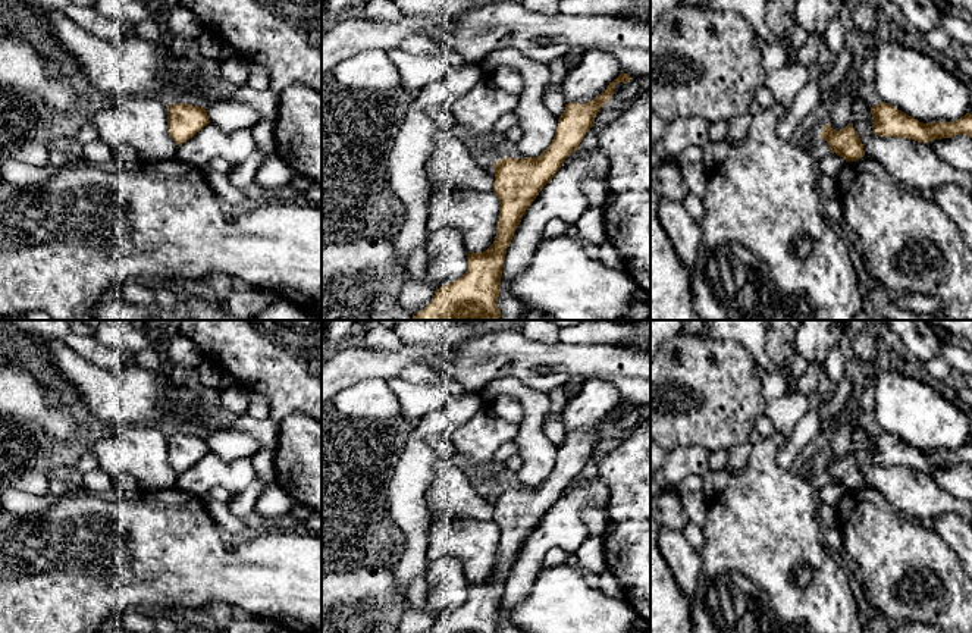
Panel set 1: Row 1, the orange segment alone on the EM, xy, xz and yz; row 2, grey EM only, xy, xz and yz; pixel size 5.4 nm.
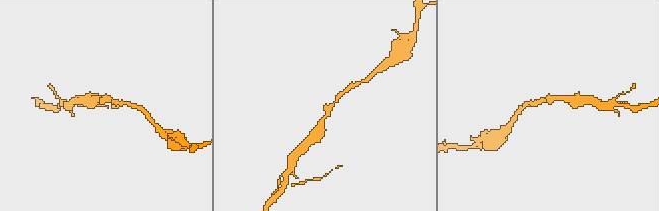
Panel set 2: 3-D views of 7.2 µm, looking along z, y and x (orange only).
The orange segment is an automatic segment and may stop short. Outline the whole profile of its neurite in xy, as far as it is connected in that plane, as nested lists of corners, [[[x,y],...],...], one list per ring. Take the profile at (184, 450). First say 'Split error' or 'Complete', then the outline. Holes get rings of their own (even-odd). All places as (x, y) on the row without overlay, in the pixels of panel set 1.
Complete. [[[184,432],[167,435],[169,464],[176,474],[186,471],[208,452],[207,439],[200,435]]]

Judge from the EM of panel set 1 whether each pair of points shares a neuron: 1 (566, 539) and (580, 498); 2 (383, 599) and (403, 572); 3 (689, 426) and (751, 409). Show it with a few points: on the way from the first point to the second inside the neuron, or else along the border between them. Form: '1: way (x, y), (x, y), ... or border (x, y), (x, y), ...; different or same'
1: way (566, 529), (566, 516), (570, 508); same
2: border (392, 576), (405, 595), (404, 614); different
3: way (704, 414), (736, 413); same

